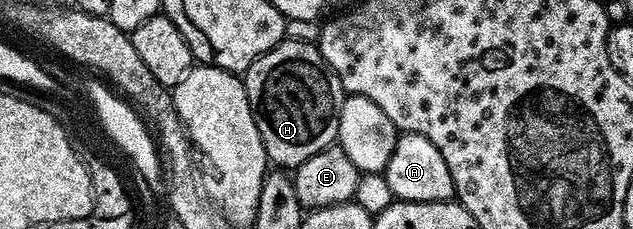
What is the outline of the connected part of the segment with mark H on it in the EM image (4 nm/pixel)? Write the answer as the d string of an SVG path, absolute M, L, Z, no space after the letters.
M283 39L281 44L277 44L272 50L265 52L260 58L256 58L256 62L252 62L252 66L246 69L244 73L244 83L246 85L246 93L248 94L248 102L250 109L254 115L256 126L260 130L260 138L264 142L264 150L266 151L267 161L271 165L277 166L282 170L293 170L298 165L303 164L308 158L312 158L312 154L316 154L320 150L331 147L338 139L338 123L340 122L340 106L344 99L342 91L342 83L340 78L336 78L336 74L327 66L322 57L322 52L318 48L317 43L308 41Z

